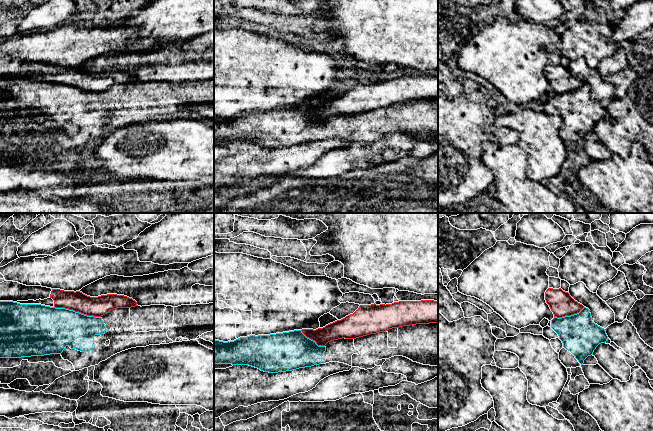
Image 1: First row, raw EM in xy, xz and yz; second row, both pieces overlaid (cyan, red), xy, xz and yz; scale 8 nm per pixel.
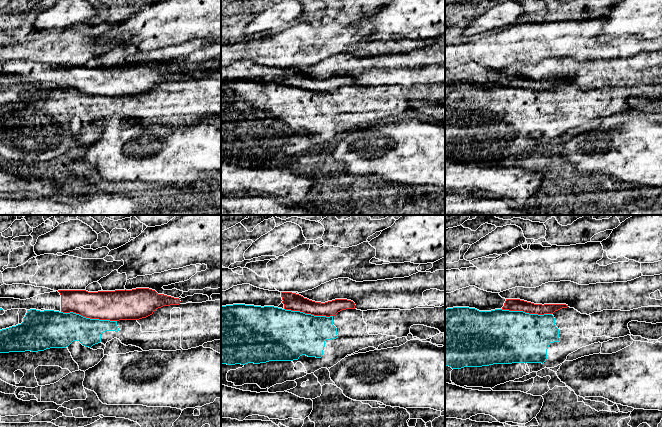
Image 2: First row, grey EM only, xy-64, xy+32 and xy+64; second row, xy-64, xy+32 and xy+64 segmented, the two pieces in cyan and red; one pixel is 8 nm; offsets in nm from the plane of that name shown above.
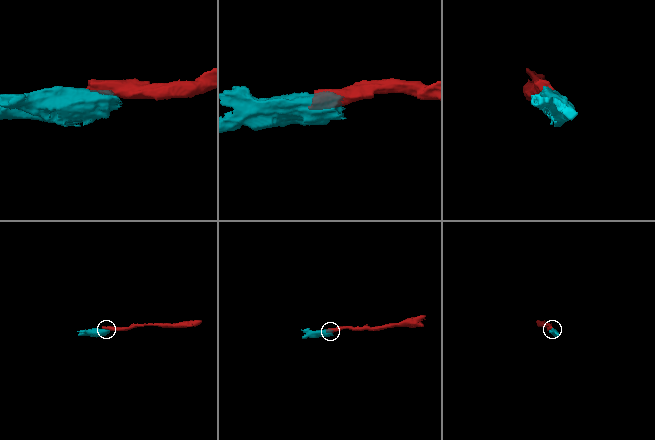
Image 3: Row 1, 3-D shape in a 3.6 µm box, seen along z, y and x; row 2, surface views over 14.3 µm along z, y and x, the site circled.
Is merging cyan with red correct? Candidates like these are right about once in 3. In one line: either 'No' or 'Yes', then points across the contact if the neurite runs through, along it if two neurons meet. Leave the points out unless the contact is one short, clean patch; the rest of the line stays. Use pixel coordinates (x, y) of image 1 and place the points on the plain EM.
No

